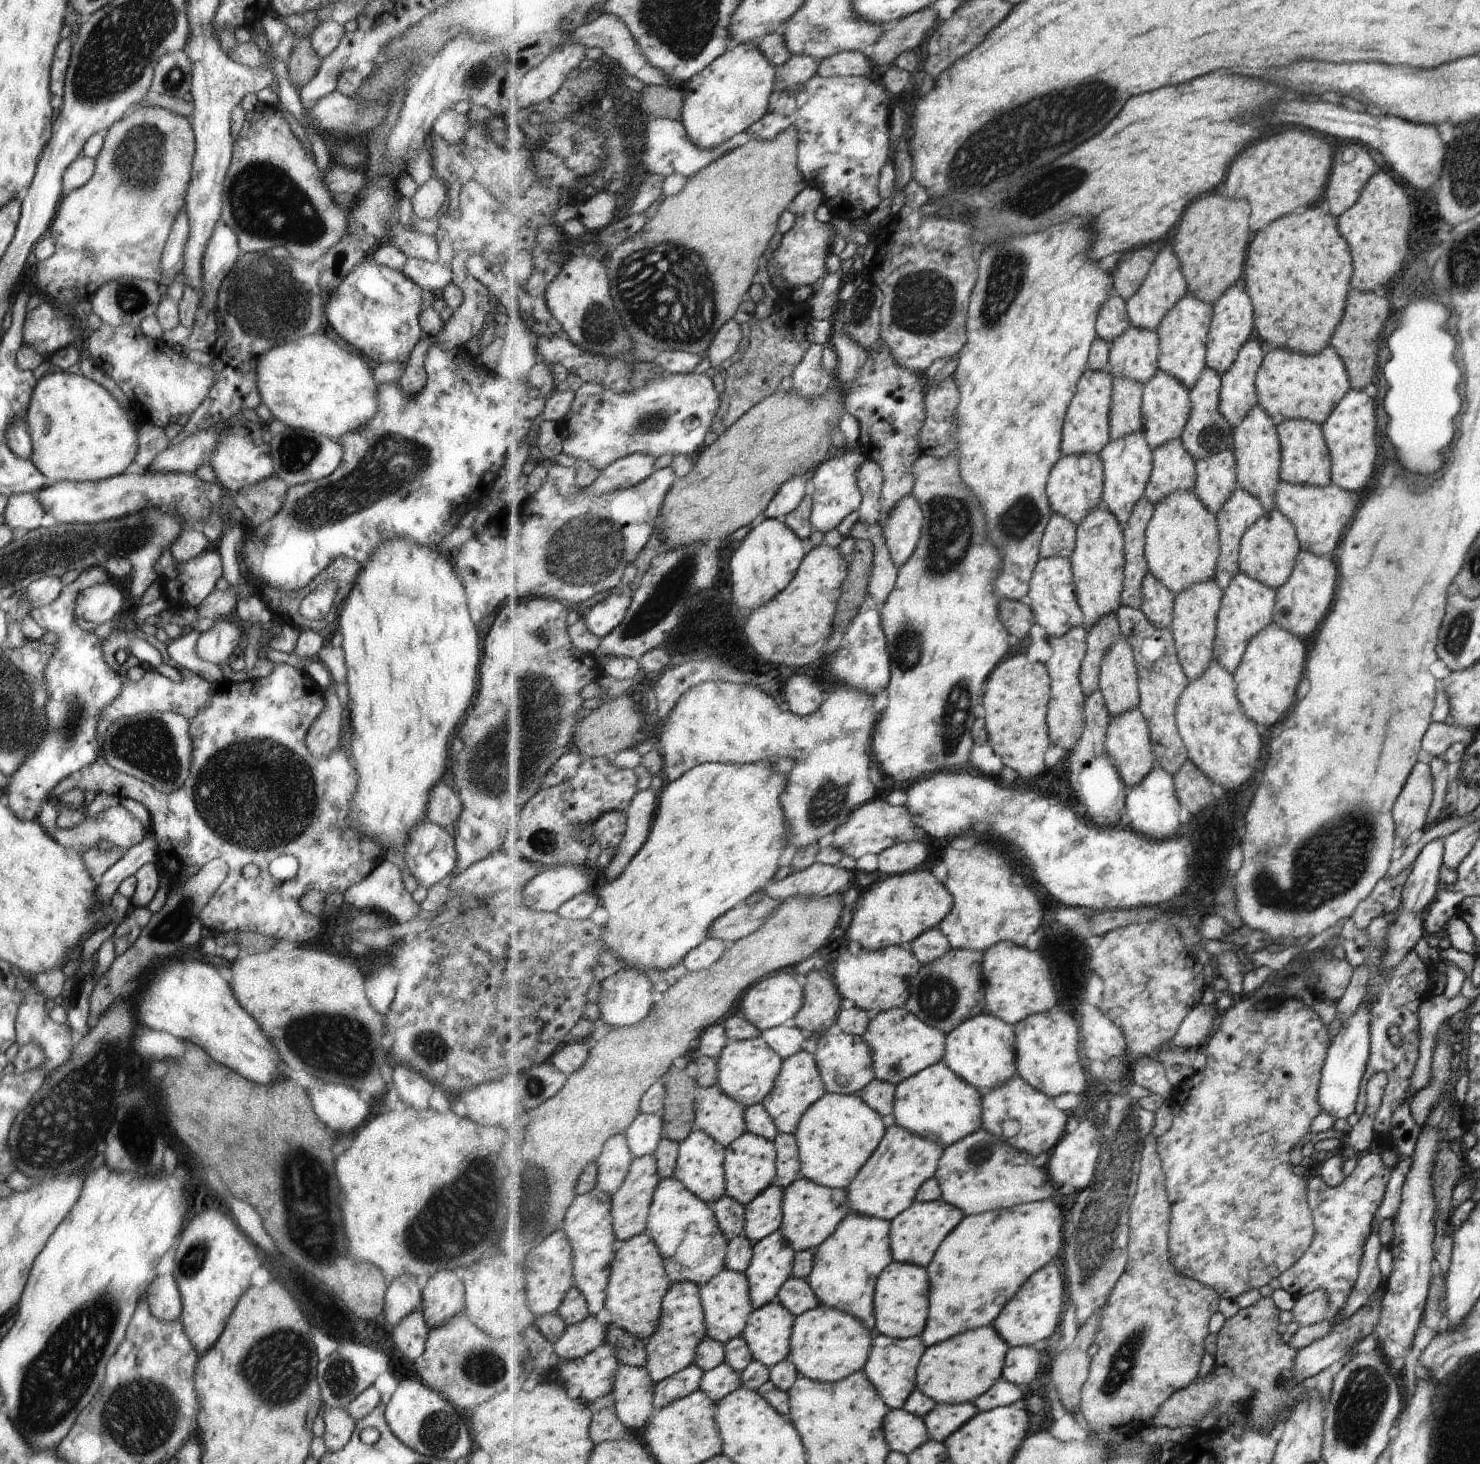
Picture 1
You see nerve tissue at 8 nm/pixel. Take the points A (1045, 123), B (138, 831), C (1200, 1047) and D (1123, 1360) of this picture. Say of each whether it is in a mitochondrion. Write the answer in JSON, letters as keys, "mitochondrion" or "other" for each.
{"A":"mitochondrion","B":"other","C":"other","D":"mitochondrion"}

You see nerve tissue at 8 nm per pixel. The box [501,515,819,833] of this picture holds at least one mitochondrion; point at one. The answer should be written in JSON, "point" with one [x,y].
{"point":[682,573]}

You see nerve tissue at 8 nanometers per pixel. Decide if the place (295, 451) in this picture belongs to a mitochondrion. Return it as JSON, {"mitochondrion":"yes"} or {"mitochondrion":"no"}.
{"mitochondrion":"yes"}

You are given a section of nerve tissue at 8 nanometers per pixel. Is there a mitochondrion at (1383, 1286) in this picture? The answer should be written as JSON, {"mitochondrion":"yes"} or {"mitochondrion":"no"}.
{"mitochondrion":"no"}

